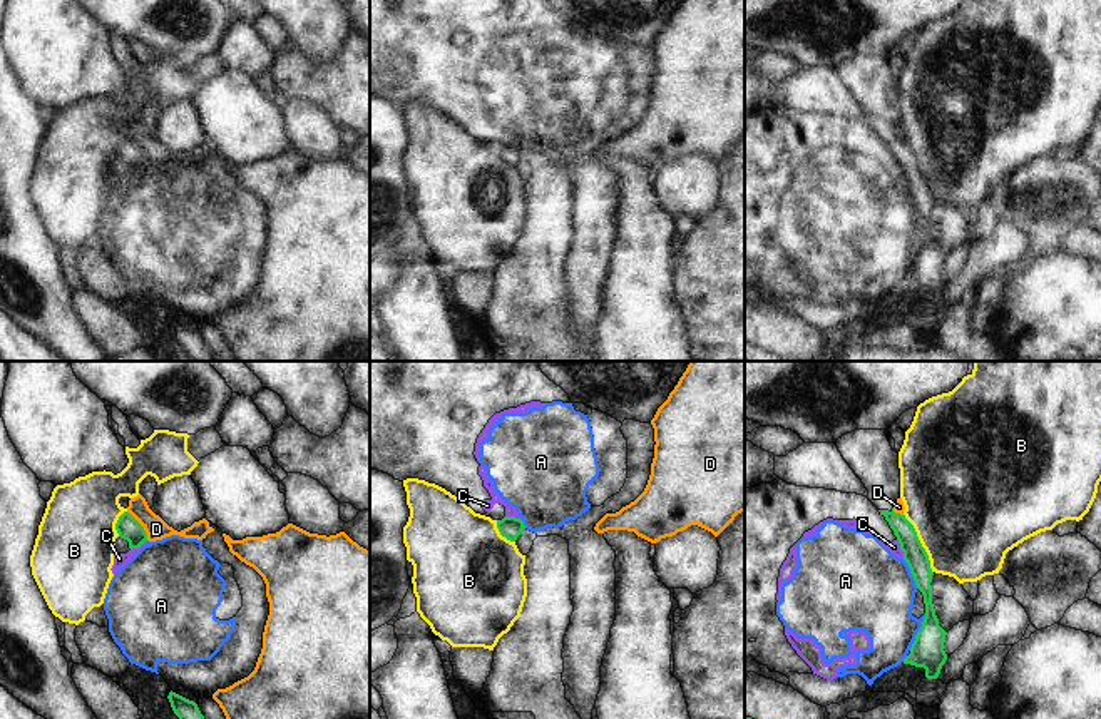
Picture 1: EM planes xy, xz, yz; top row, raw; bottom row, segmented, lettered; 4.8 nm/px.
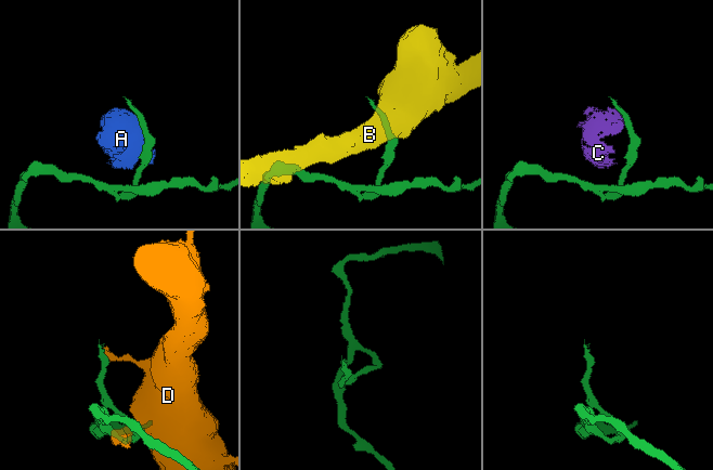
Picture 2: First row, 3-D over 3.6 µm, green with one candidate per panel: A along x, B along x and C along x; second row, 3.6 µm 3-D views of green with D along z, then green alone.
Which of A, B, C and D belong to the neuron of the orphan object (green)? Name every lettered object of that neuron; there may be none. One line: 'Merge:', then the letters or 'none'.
Merge: none

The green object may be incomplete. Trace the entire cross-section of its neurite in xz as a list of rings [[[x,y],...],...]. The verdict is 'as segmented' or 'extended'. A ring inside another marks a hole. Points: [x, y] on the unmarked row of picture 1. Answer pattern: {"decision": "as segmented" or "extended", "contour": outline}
{"decision": "as segmented", "contour": [[[504,142],[502,145],[497,145],[497,154],[502,162],[505,162],[510,167],[515,167],[517,162],[525,154],[524,147],[515,142]]]}

